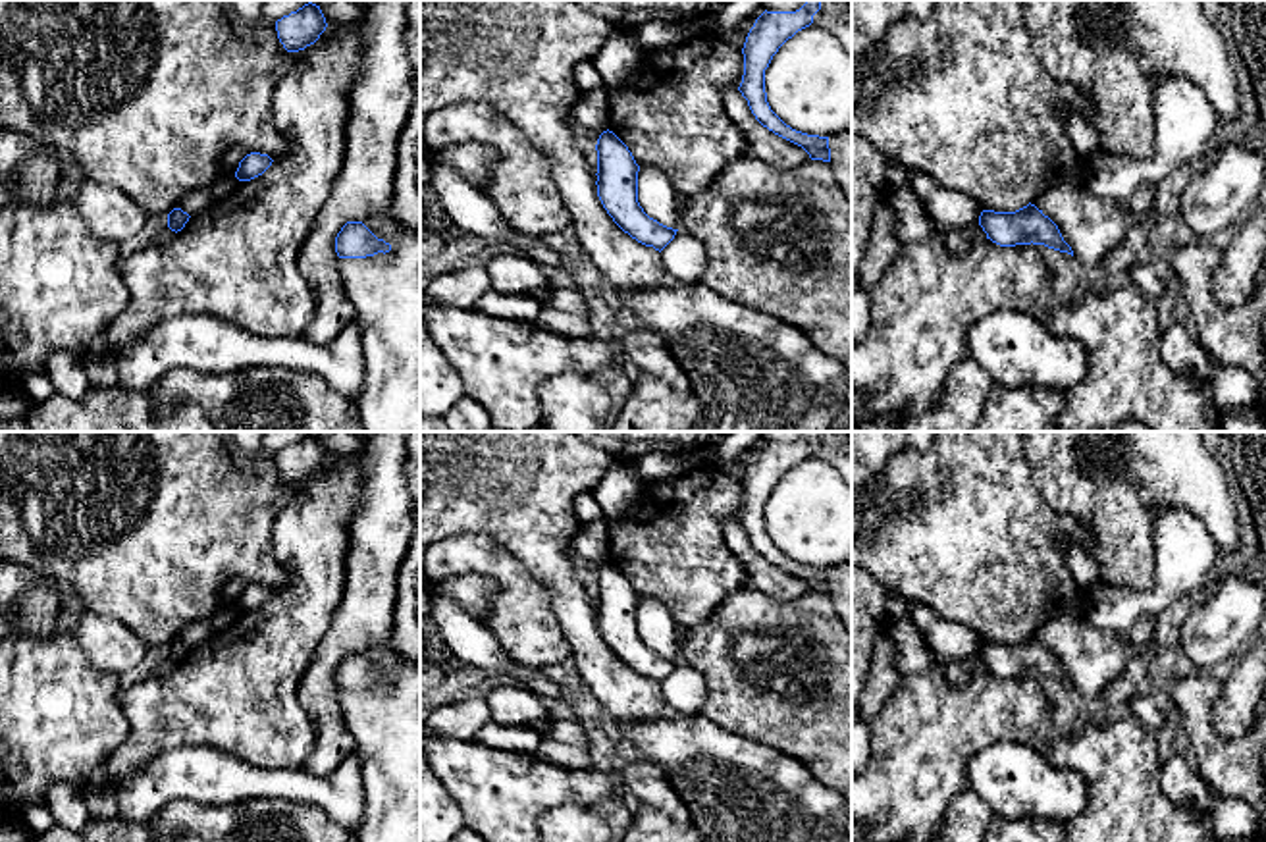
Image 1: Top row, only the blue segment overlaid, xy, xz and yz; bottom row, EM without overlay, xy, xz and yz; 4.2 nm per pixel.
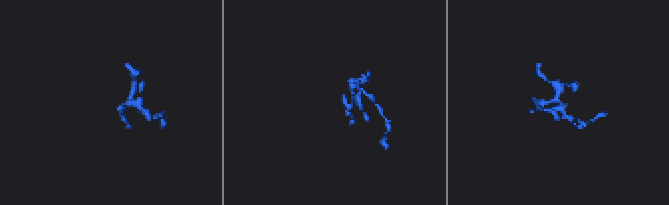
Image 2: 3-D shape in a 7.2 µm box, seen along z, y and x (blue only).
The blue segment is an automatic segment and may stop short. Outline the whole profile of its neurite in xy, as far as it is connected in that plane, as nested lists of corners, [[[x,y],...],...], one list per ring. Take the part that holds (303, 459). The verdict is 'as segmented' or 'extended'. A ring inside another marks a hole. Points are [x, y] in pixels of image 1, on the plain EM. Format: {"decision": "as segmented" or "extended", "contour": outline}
{"decision": "as segmented", "contour": [[[312,434],[276,453],[277,470],[287,484],[299,484],[314,476],[326,459],[320,437]]]}

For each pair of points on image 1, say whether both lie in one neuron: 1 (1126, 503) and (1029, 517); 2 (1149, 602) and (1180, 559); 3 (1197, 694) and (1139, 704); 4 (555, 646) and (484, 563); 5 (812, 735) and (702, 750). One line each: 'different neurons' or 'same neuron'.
1: different neurons
2: same neuron
3: different neurons
4: same neuron
5: different neurons

